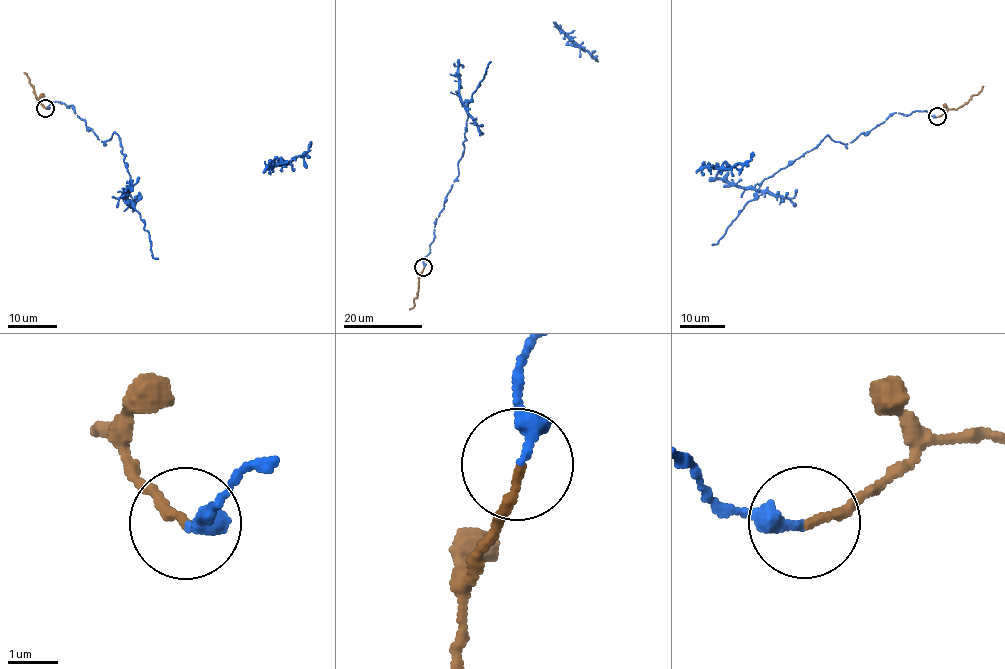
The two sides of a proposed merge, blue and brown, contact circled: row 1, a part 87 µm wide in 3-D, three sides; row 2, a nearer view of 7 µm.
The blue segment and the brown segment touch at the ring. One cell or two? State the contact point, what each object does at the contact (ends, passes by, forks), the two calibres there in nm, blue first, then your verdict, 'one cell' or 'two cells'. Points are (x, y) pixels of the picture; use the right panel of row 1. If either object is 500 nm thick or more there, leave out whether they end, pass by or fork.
at (937, 116); blue ends there; brown ends there; 280 nm thick on the blue side, 180 nm on the other; one cell

